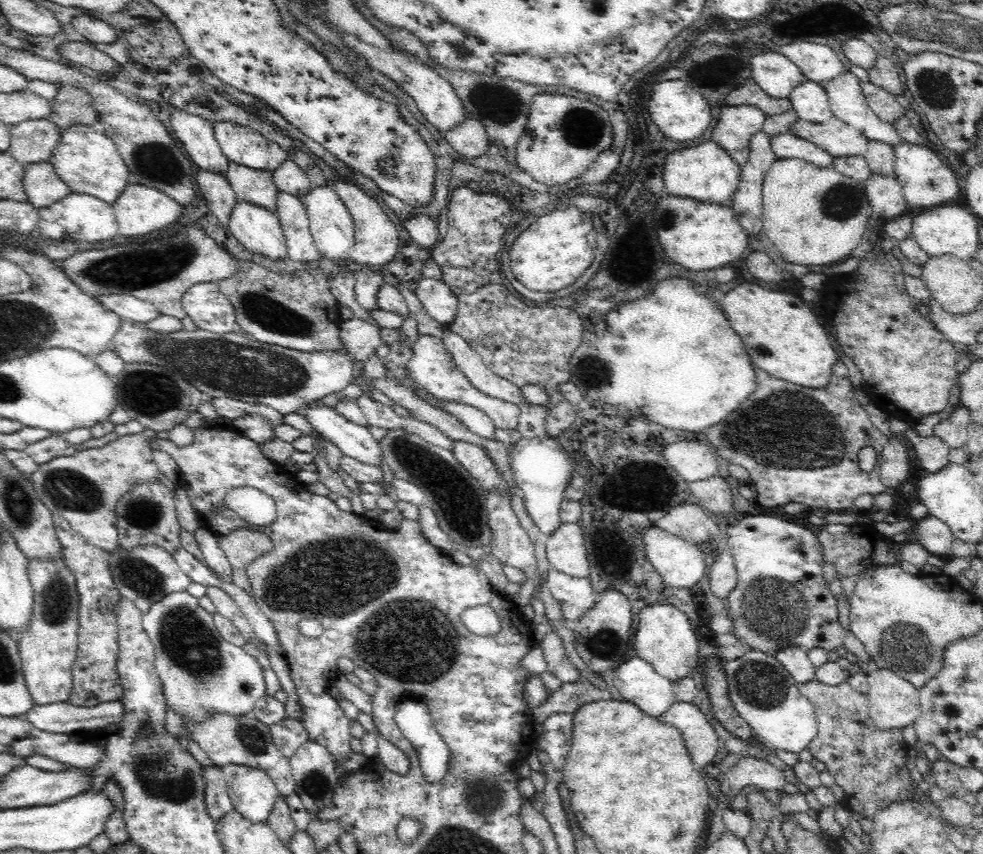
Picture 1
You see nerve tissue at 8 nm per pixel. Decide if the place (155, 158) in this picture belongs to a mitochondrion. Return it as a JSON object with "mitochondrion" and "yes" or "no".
{"mitochondrion":"yes"}

